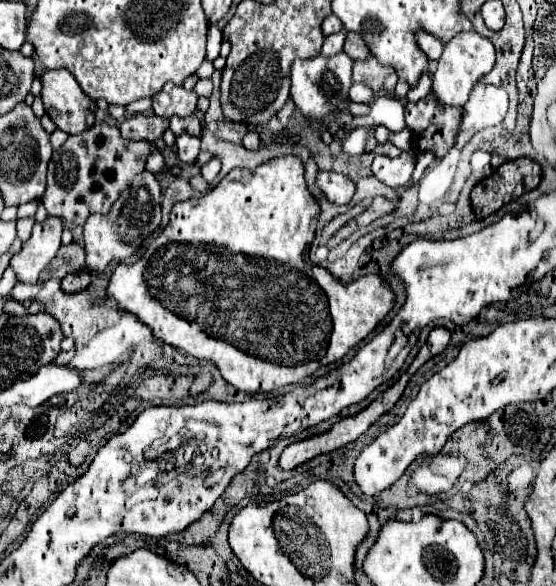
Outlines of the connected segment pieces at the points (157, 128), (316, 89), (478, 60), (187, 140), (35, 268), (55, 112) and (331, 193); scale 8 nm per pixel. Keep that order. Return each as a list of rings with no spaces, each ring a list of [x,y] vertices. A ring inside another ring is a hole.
[[[134,114],[134,116],[128,116],[118,128],[122,136],[128,140],[154,142],[162,138],[162,132],[168,128],[168,122],[164,122],[156,114]]]
[[[344,52],[338,56],[314,56],[310,60],[294,60],[290,96],[296,108],[312,120],[324,120],[336,114],[348,102],[348,88],[352,84],[352,60]]]
[[[474,30],[468,32],[458,32],[450,42],[444,44],[444,52],[438,60],[438,68],[434,72],[434,84],[432,92],[436,94],[440,104],[450,104],[450,106],[464,106],[474,84],[492,70],[494,66],[494,44],[480,36]]]
[[[182,134],[176,138],[176,154],[178,154],[178,160],[184,162],[184,164],[192,164],[200,152],[200,138],[194,138],[190,134]]]
[[[48,216],[44,222],[36,222],[30,238],[22,244],[22,250],[12,256],[10,264],[18,274],[20,282],[38,282],[40,270],[56,256],[60,248],[60,236],[64,222],[58,216]]]
[[[44,68],[38,78],[42,82],[40,98],[46,114],[60,130],[66,134],[78,134],[94,124],[96,102],[82,92],[76,78],[68,70]]]
[[[318,172],[316,174],[316,184],[322,192],[322,196],[332,202],[332,204],[348,204],[354,196],[354,182],[350,178],[346,178],[344,174],[336,174],[336,172]]]

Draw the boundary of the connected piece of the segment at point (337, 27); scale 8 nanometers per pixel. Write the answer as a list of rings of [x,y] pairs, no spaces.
[[[330,14],[326,16],[326,20],[322,22],[322,32],[328,36],[328,34],[334,34],[334,32],[340,32],[342,30],[342,22],[338,20],[338,16]]]

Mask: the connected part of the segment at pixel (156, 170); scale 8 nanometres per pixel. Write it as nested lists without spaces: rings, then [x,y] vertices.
[[[155,151],[149,155],[146,161],[146,168],[157,178],[160,174],[167,171],[167,165],[162,154],[159,153],[159,151]]]

